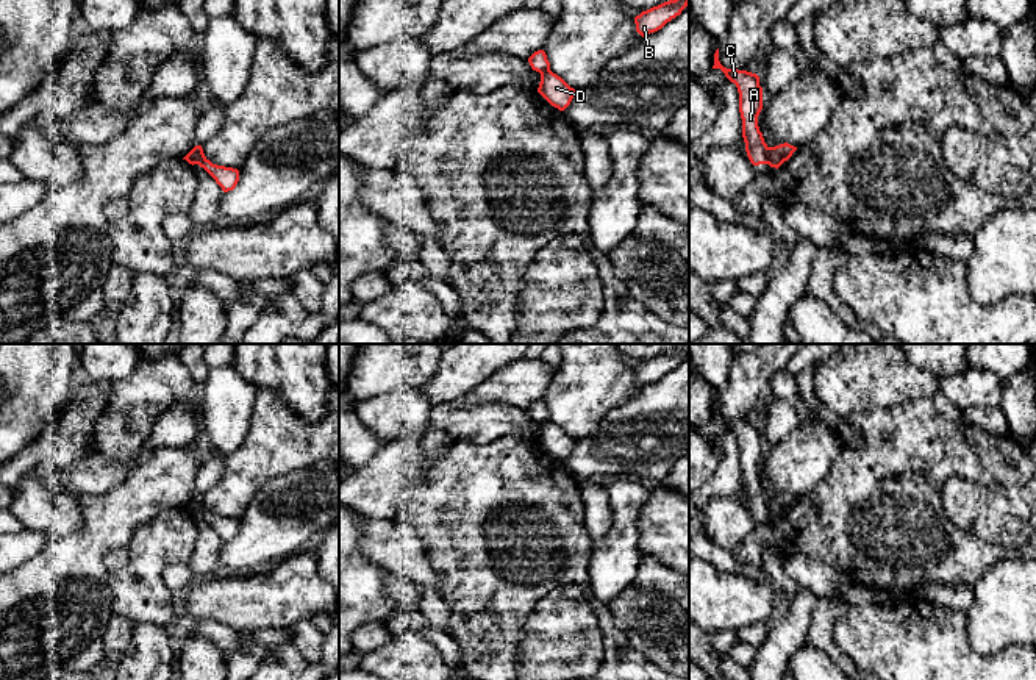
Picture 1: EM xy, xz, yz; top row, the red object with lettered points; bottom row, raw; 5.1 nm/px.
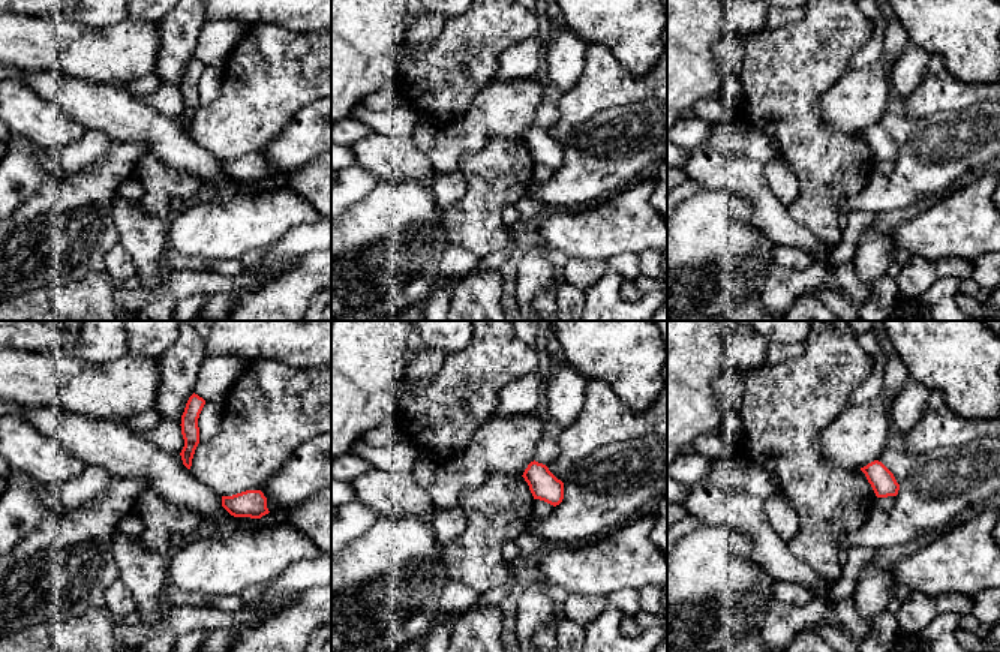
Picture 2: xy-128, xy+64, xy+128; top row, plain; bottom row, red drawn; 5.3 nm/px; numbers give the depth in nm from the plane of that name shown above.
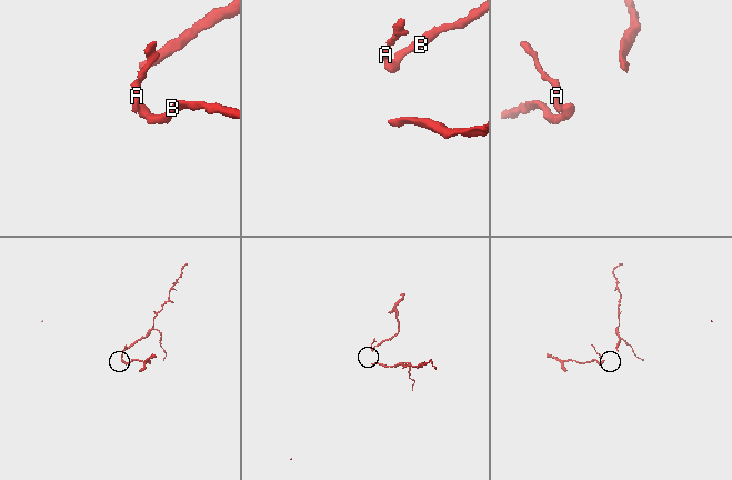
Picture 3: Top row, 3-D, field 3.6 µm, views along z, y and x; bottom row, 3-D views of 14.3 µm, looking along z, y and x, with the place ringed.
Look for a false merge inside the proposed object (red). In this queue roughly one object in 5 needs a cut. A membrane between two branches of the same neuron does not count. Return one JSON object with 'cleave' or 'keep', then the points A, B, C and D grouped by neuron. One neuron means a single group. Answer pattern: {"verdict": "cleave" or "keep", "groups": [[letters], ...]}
{"verdict": "cleave", "groups": [["A", "C"], ["B", "D"]]}

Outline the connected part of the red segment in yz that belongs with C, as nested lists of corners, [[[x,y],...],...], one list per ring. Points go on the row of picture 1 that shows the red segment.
[[[719,48],[714,53],[713,69],[720,69],[738,88],[742,138],[750,163],[753,166],[769,164],[767,144],[758,127],[758,116],[763,109],[763,88],[759,86],[759,77],[747,70],[723,67],[719,61]]]

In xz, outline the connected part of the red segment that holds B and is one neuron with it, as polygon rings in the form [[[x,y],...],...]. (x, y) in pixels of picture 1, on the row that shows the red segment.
[[[669,0],[634,17],[636,31],[644,38],[661,30],[667,22],[681,14],[689,0]]]

